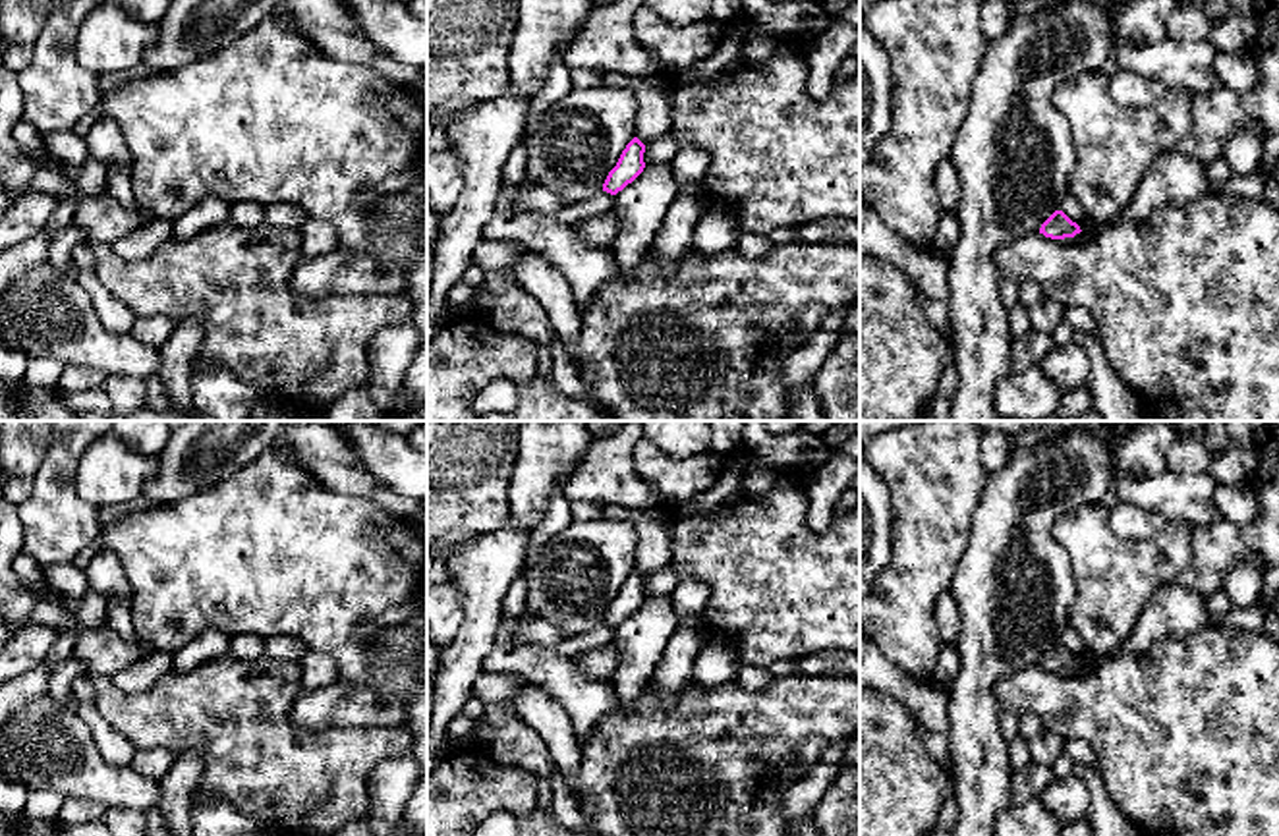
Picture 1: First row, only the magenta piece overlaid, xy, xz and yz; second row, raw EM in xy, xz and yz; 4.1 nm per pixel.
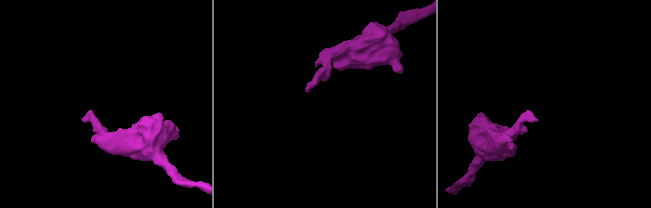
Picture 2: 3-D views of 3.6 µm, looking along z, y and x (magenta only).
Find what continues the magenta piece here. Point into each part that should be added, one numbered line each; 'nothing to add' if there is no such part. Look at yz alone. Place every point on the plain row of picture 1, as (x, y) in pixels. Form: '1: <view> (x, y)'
1: yz (1094, 661)

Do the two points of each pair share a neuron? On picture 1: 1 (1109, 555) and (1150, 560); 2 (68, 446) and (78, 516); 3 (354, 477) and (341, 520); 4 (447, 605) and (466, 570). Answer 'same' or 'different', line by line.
1: same
2: same
3: different
4: different

